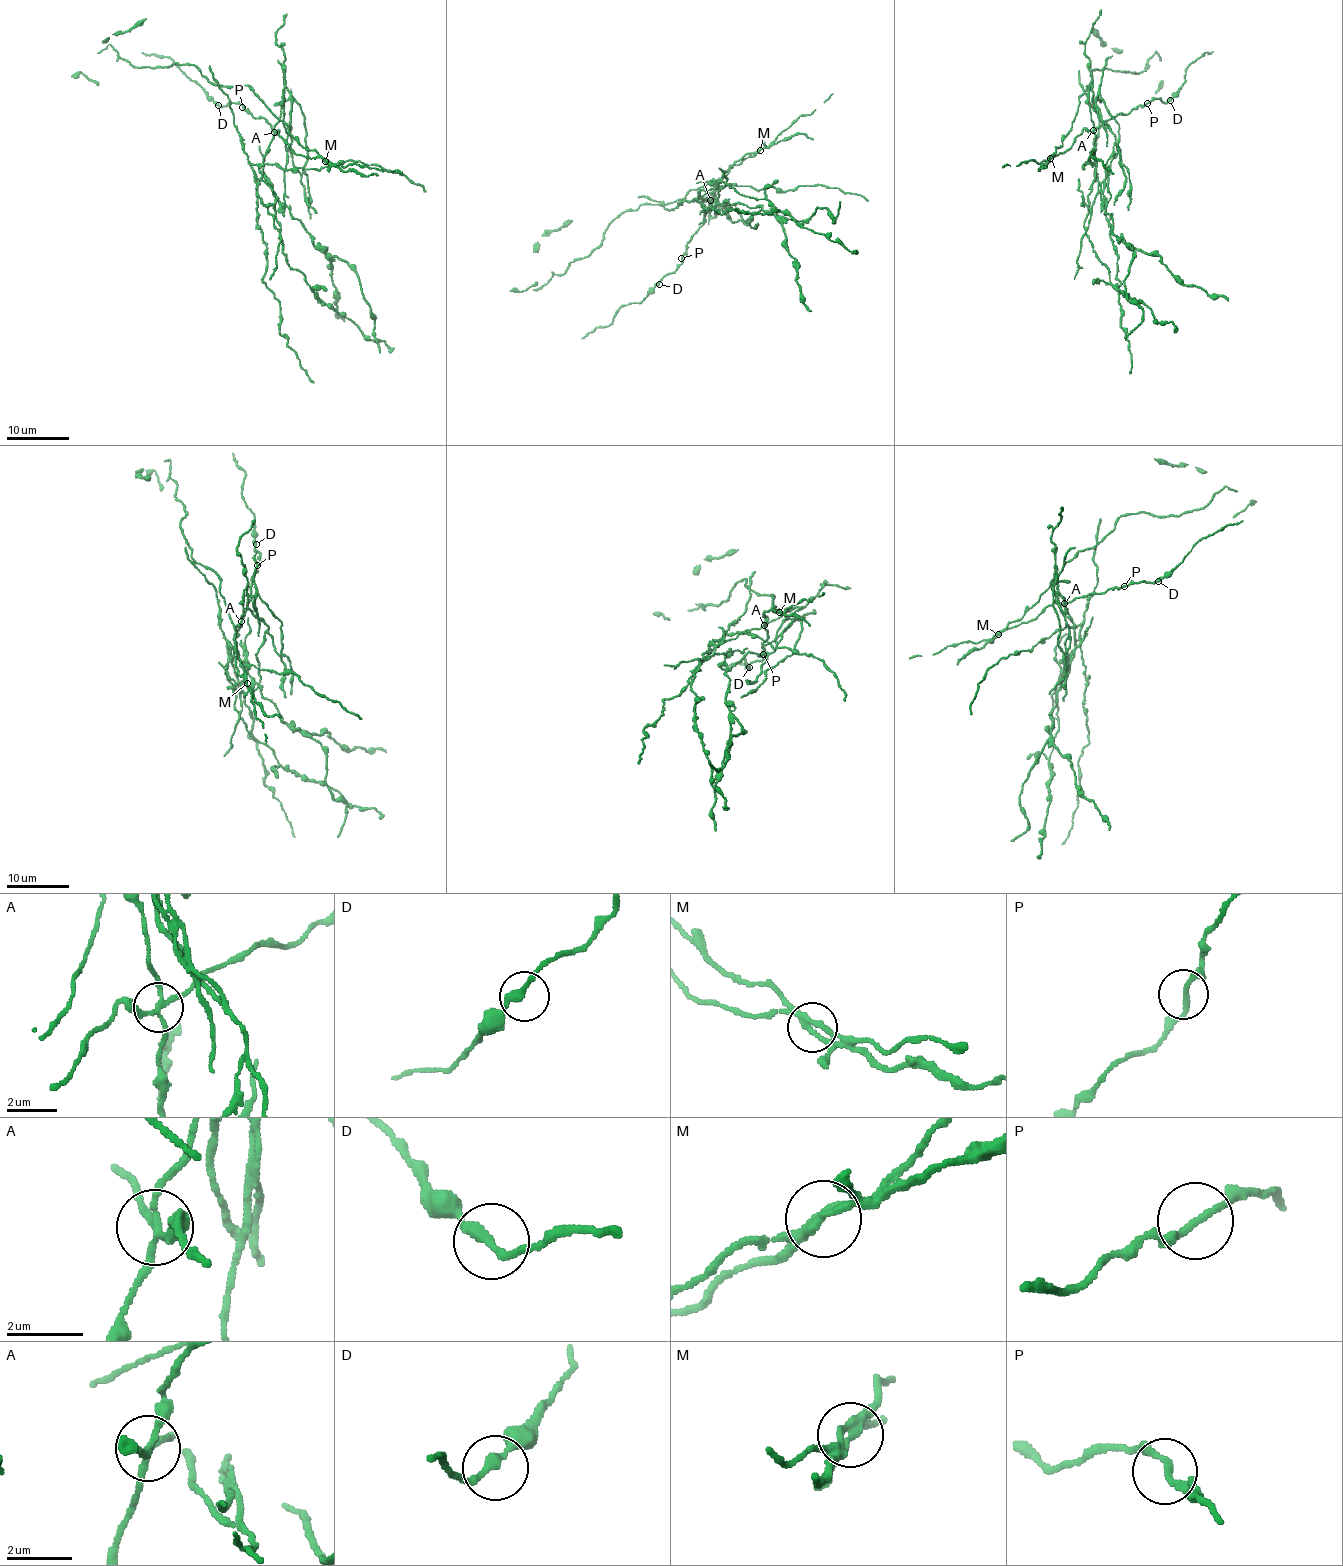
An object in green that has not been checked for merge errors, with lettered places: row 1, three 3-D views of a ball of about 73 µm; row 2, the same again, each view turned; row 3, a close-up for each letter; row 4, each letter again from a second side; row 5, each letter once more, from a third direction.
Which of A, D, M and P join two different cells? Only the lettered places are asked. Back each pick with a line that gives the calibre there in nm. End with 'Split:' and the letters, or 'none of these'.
A: 190 nm
M: 260 nm
Split: A, M

